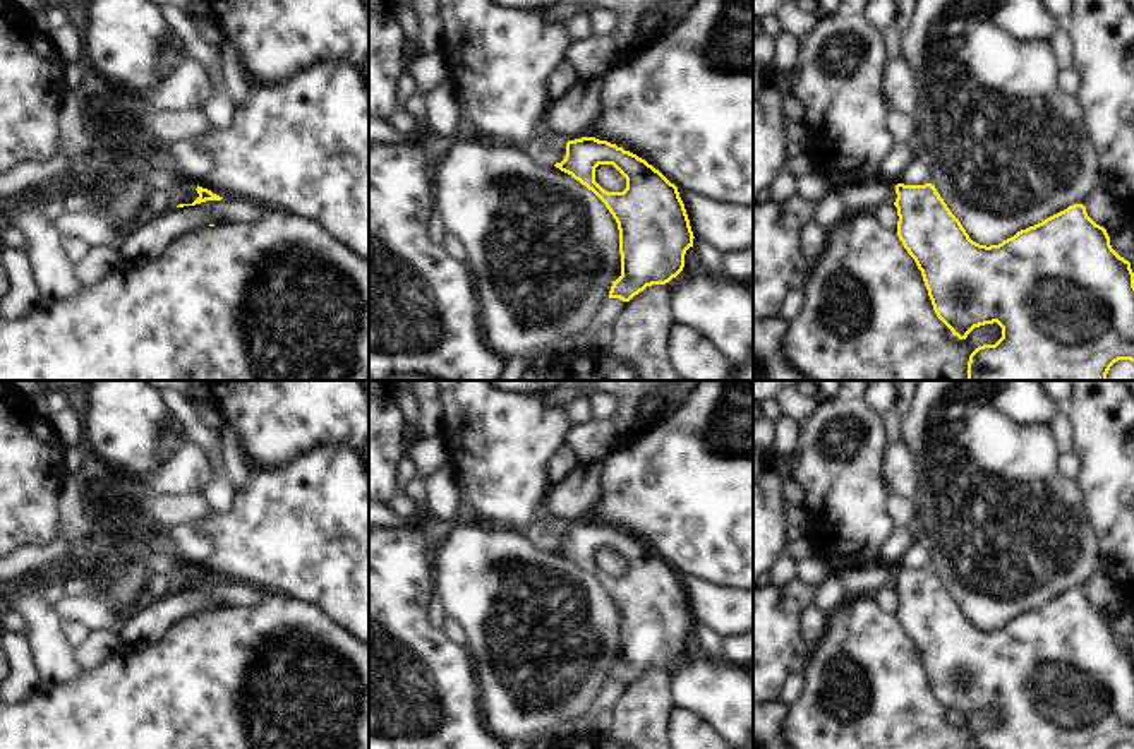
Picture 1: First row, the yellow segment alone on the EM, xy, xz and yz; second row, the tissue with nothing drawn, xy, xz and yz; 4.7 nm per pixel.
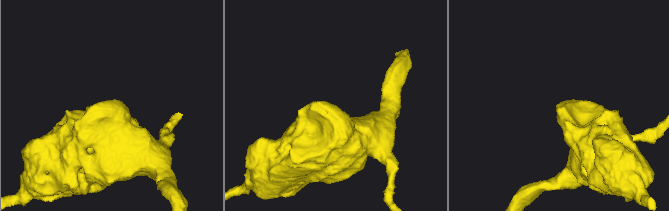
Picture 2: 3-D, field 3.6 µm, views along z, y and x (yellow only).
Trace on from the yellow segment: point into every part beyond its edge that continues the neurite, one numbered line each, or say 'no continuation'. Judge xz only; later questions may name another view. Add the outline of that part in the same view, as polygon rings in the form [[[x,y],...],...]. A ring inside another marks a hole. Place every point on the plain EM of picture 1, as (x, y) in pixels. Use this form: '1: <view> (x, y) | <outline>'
no continuation

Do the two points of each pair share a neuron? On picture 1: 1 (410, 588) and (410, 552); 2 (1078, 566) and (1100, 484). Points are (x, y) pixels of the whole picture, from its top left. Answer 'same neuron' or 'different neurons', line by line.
1: same neuron
2: different neurons

